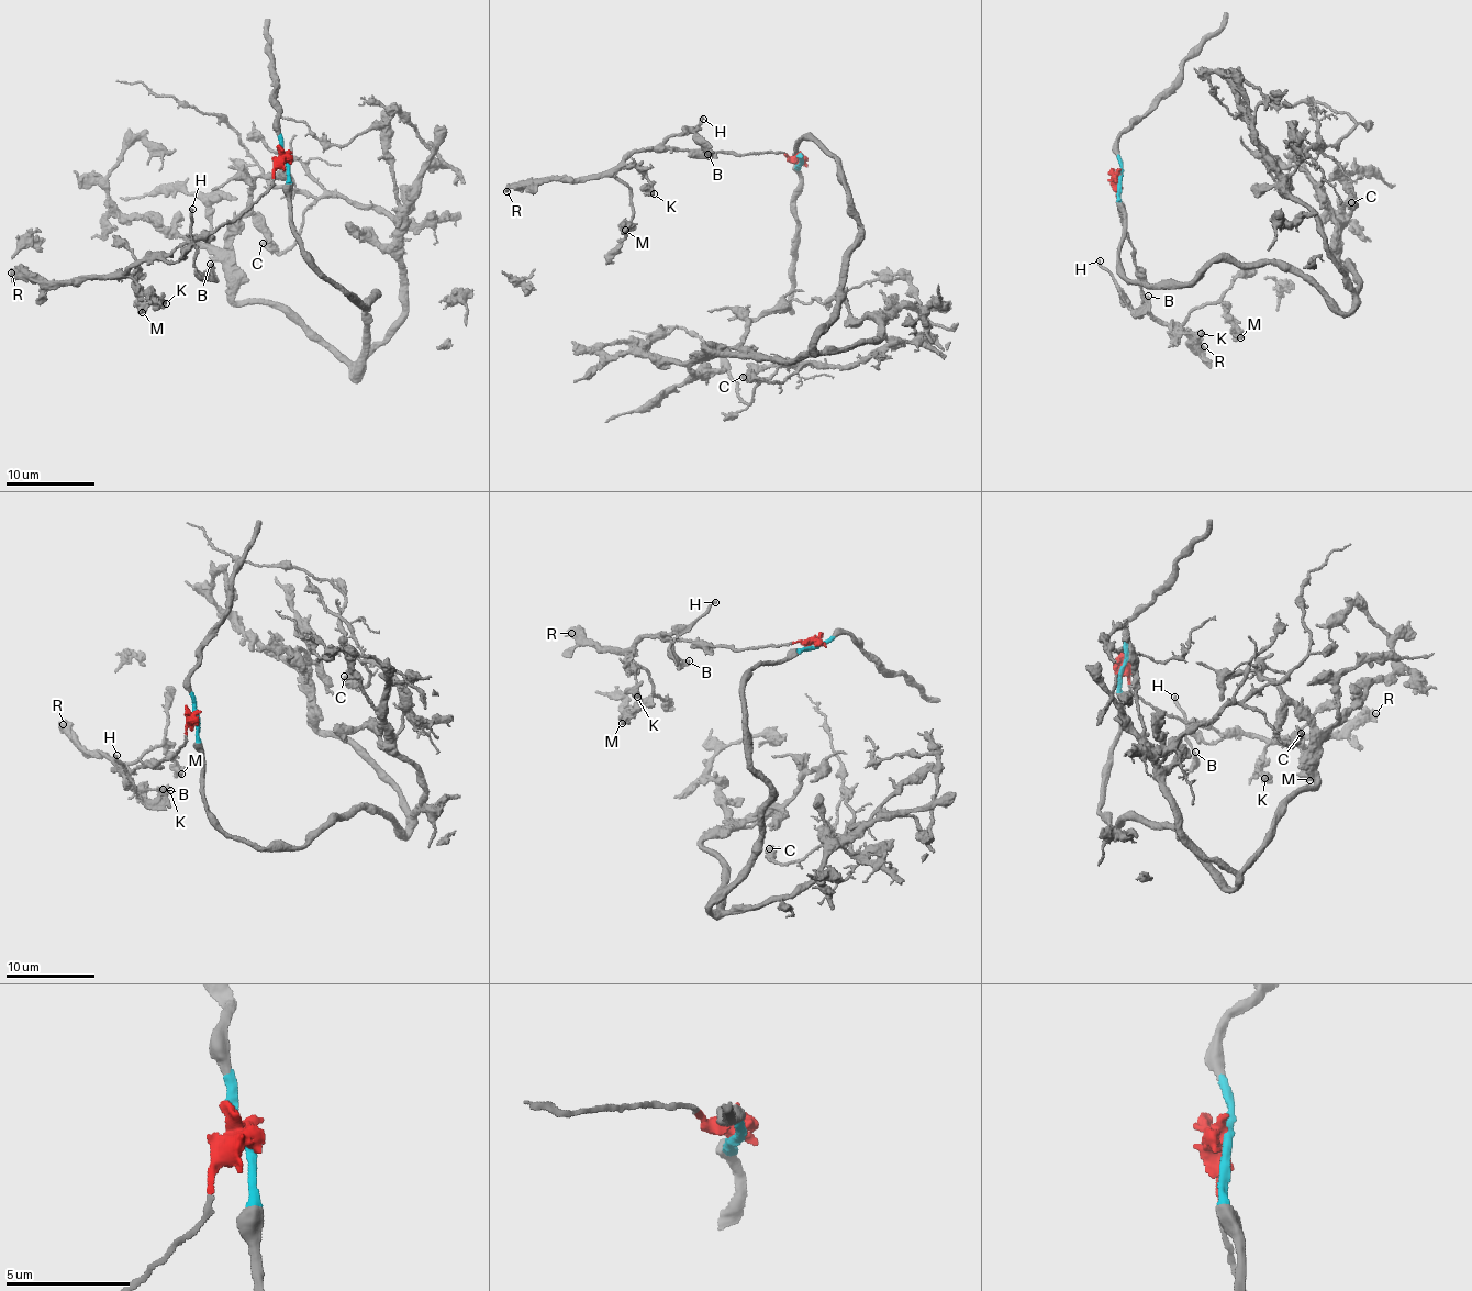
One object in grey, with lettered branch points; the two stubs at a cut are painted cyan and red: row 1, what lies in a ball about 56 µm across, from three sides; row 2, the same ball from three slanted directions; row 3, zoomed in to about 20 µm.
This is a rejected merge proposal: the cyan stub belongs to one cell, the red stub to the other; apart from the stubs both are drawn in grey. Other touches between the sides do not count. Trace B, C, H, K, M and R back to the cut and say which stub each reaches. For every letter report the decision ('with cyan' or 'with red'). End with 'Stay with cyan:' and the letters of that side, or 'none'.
B: with red
C: with cyan
H: with red
K: with red
M: with red
R: with red
Stay with cyan: C

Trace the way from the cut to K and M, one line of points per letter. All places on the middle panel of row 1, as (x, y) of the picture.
K: (800, 163), (780, 151), (738, 155), (670, 148), (638, 151), (624, 163), (646, 177), (654, 195)
M: (800, 163), (780, 151), (638, 151), (615, 175), (629, 189), (625, 230)

